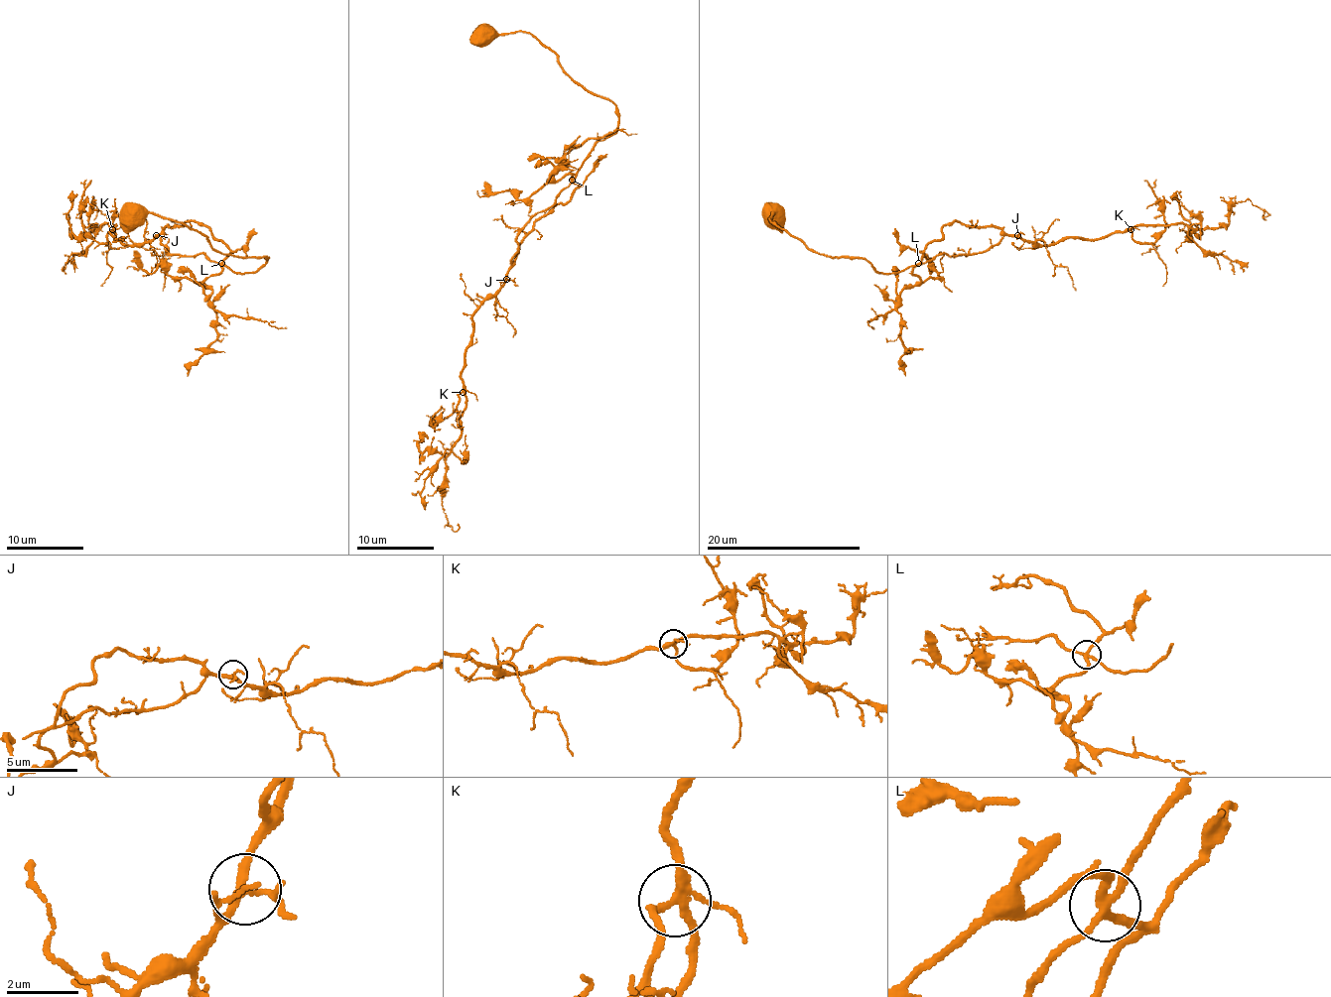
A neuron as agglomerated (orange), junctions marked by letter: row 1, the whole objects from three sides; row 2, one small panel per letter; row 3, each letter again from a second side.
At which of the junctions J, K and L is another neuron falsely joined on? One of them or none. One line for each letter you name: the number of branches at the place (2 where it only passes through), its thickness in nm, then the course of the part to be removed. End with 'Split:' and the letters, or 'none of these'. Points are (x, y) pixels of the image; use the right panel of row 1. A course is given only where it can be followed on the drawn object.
Split: none of these

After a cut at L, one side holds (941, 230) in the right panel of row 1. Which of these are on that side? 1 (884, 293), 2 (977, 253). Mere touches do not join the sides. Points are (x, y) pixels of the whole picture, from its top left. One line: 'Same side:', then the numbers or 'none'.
Same side: 1

